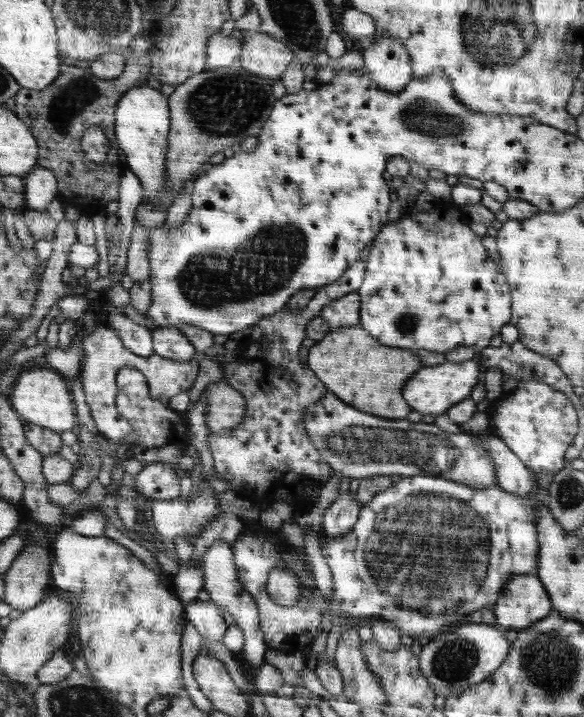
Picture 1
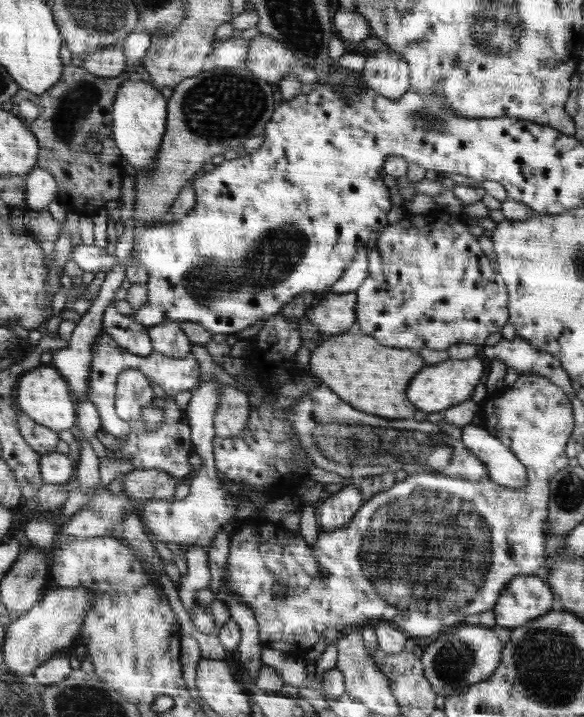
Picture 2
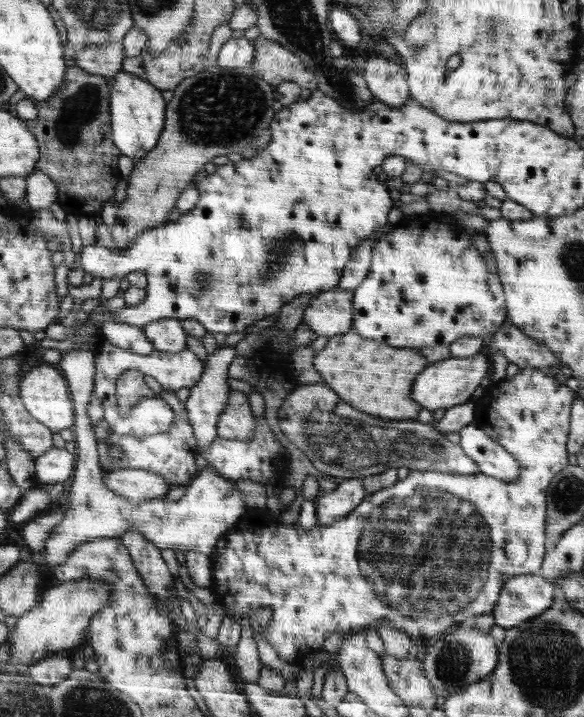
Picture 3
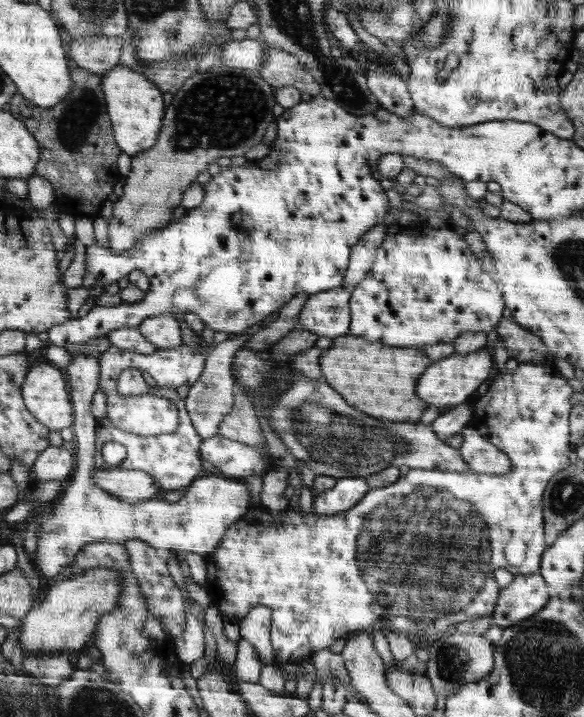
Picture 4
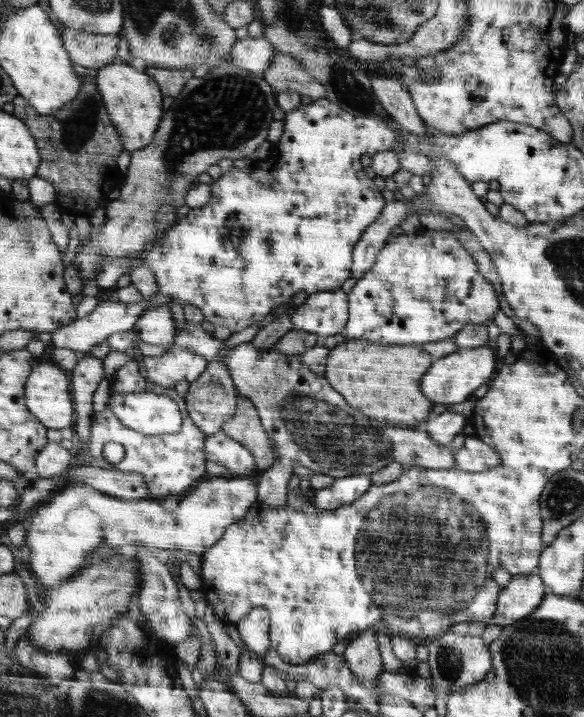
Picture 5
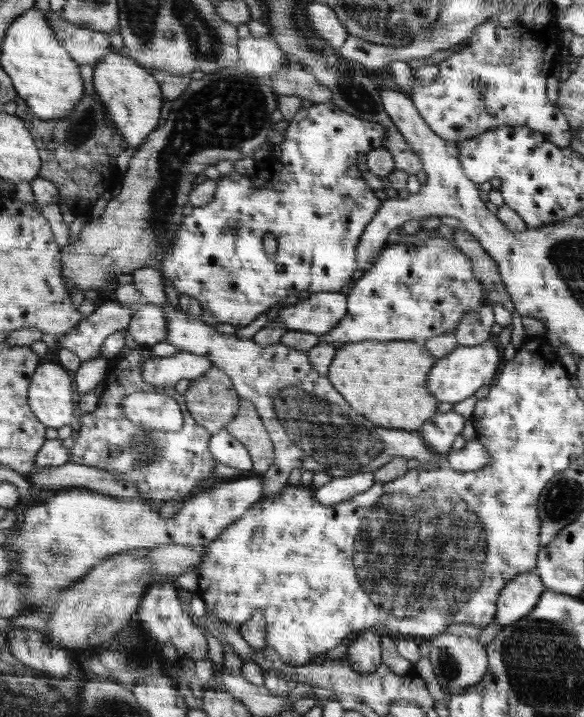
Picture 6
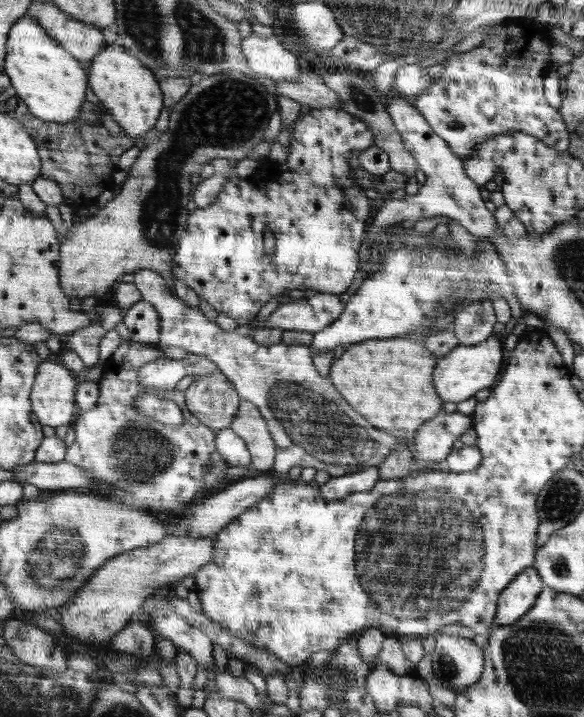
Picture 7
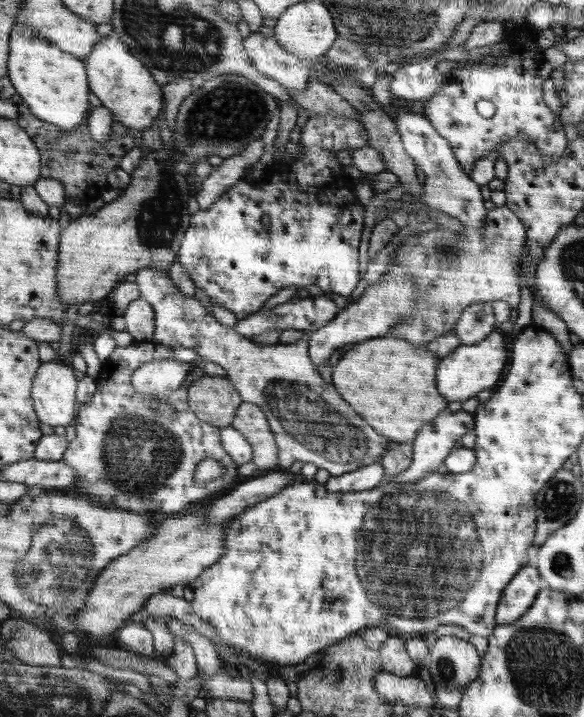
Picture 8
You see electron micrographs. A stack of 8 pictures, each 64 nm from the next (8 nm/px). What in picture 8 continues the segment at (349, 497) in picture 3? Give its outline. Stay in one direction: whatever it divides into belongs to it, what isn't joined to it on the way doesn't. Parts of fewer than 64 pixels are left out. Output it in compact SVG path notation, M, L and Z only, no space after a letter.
M374 461L367 467L354 472L331 476L324 484L330 493L358 493L363 490L373 489L385 479L385 470L381 461Z

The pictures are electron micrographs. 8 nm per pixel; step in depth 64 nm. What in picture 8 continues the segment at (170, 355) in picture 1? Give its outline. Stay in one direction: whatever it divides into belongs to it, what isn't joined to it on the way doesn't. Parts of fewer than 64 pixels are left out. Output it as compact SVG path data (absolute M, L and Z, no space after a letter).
M140 297L130 302L120 314L124 318L125 331L134 337L135 342L152 341L156 329L156 314L146 299Z

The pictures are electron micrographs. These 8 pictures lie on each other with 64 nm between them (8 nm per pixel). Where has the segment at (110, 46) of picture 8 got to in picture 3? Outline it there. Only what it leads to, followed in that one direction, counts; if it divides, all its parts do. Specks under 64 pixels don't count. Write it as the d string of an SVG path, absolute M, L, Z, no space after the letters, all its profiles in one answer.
M124 70L118 71L110 79L110 111L112 112L113 142L121 150L121 154L129 156L134 162L146 157L146 153L156 147L165 130L162 91L142 76L137 77Z

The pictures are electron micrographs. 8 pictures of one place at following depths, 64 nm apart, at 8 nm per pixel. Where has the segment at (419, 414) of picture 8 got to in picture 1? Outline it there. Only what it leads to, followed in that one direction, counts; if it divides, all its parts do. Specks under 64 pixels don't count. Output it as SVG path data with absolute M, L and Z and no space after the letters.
M358 324L328 332L324 340L309 348L307 365L328 390L338 398L346 398L350 406L382 418L406 419L410 406L402 398L402 388L422 368L422 361L410 349L382 346Z

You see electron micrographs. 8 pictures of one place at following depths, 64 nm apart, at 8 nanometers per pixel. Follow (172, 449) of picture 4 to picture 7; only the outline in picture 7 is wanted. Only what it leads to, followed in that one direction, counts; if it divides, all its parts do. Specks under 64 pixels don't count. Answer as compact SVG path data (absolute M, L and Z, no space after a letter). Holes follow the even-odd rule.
M136 342L120 344L120 347L102 365L102 377L97 382L98 400L96 405L89 411L80 411L78 420L72 425L76 438L73 444L67 447L64 461L82 468L91 475L94 481L101 483L100 487L92 490L94 493L112 497L126 506L142 508L142 510L153 513L172 510L172 513L177 514L184 506L208 494L202 490L214 490L220 484L224 484L228 461L222 459L222 455L216 450L214 438L217 438L217 431L202 424L188 410L185 391L174 388L174 390L165 390L162 395L164 399L174 401L182 412L182 423L176 427L170 427L146 417L144 413L140 413L132 407L134 400L142 393L142 387L138 385L138 369L146 362L164 357L164 351L158 349L158 345ZM204 465L210 467L211 472L208 475L202 474Z

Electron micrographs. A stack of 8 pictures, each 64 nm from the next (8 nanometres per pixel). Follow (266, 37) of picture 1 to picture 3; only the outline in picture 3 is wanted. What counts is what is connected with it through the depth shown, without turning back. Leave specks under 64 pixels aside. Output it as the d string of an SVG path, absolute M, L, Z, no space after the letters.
M261 35L254 40L254 73L271 85L296 82L301 88L317 89L314 73L294 53Z

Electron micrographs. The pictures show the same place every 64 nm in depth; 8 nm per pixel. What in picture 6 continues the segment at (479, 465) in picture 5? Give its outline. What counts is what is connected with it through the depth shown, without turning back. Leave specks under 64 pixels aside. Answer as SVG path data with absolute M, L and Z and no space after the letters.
M477 438L466 441L460 449L452 449L447 456L446 467L461 472L480 470L490 464L490 454Z

